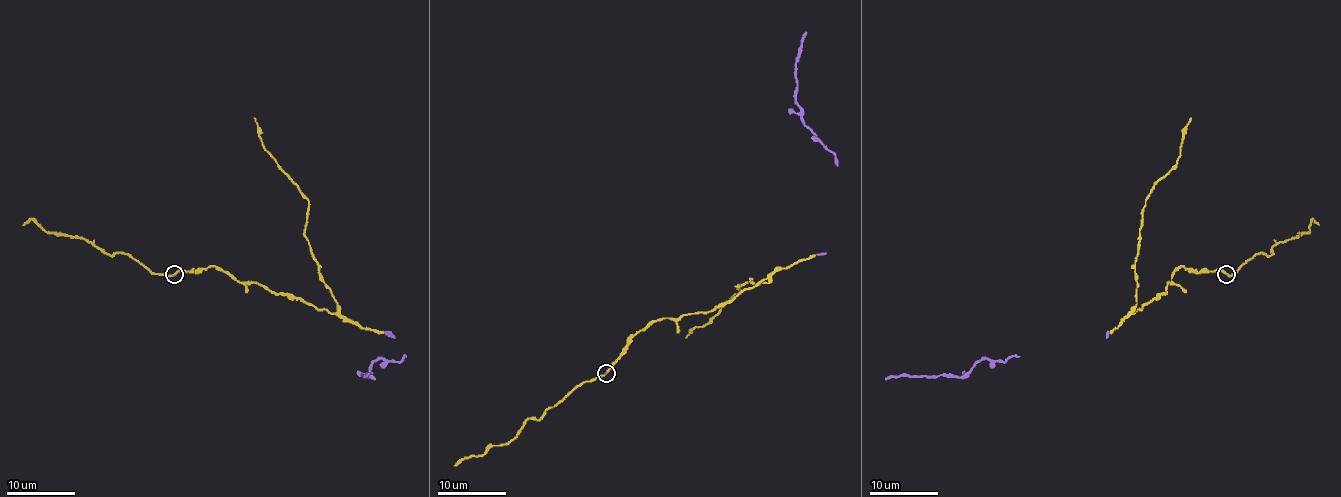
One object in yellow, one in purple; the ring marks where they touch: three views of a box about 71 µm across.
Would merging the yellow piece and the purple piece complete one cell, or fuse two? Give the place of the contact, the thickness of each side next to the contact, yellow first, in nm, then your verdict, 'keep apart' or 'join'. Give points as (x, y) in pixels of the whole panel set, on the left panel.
at (174, 274); 200 nm thick on the yellow side, 60 nm on the other; join

